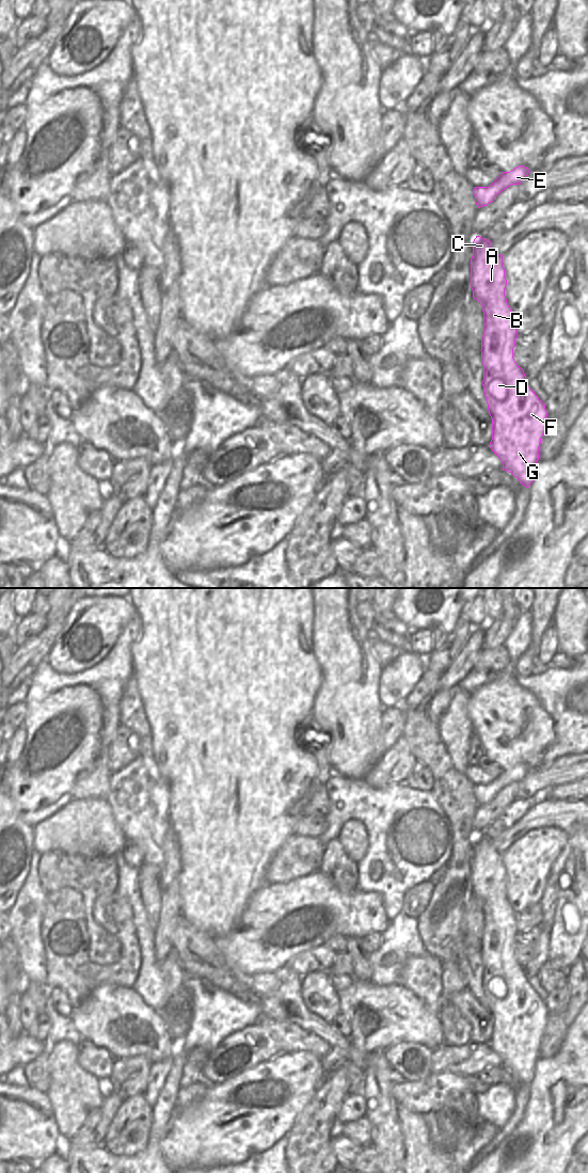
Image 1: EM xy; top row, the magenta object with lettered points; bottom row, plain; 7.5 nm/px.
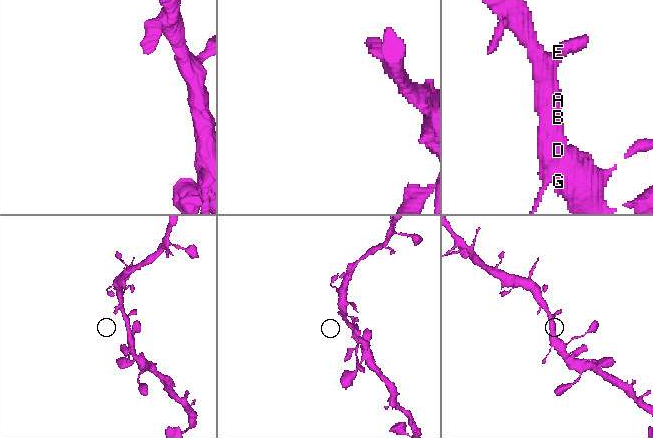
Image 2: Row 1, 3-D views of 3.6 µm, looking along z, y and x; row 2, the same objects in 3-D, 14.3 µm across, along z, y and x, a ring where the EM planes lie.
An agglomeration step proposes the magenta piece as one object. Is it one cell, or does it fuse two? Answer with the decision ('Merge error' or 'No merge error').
No merge error.

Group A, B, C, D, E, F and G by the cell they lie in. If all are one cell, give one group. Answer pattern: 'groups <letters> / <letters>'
groups A B C D E F G

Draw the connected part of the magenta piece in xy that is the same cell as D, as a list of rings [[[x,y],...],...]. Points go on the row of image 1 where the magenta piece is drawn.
[[[476,236],[473,241],[473,256],[471,258],[471,288],[473,298],[481,305],[483,312],[483,335],[481,337],[481,363],[483,365],[483,395],[488,403],[488,412],[492,418],[492,440],[489,447],[500,459],[503,471],[508,471],[518,478],[520,484],[528,488],[535,476],[535,465],[539,460],[539,446],[545,431],[547,412],[545,405],[528,386],[524,370],[513,359],[513,348],[519,336],[515,329],[515,315],[511,312],[505,297],[507,280],[503,267],[503,255],[493,248],[492,242]]]

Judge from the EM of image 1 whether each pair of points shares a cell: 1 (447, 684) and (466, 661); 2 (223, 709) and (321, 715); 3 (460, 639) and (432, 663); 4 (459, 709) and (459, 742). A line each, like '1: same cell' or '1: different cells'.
1: same cell
2: different cells
3: same cell
4: same cell

